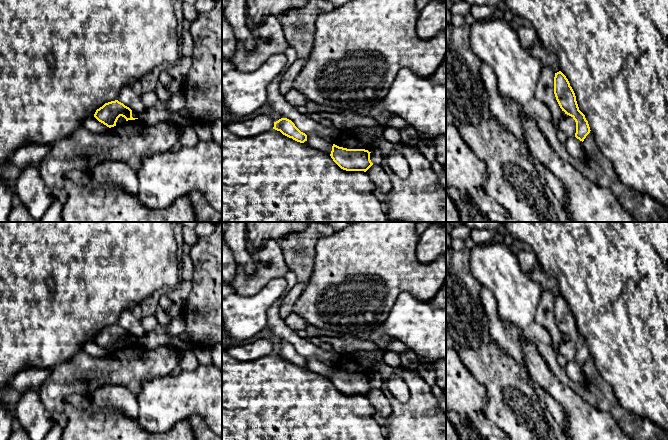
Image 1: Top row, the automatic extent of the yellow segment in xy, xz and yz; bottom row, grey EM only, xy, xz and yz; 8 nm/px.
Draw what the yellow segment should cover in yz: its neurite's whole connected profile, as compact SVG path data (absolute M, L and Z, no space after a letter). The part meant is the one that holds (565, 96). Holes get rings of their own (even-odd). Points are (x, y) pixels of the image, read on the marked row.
M561 71L555 73L554 94L562 111L575 120L575 137L583 142L591 130L585 115L579 110L575 93L568 79Z

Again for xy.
M118 100L105 103L94 114L94 117L99 122L109 128L116 126L116 122L120 116L124 117L126 121L138 119L133 118L132 110Z

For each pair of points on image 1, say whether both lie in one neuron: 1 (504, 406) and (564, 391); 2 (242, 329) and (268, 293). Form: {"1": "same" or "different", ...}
{"1": "different", "2": "same"}

